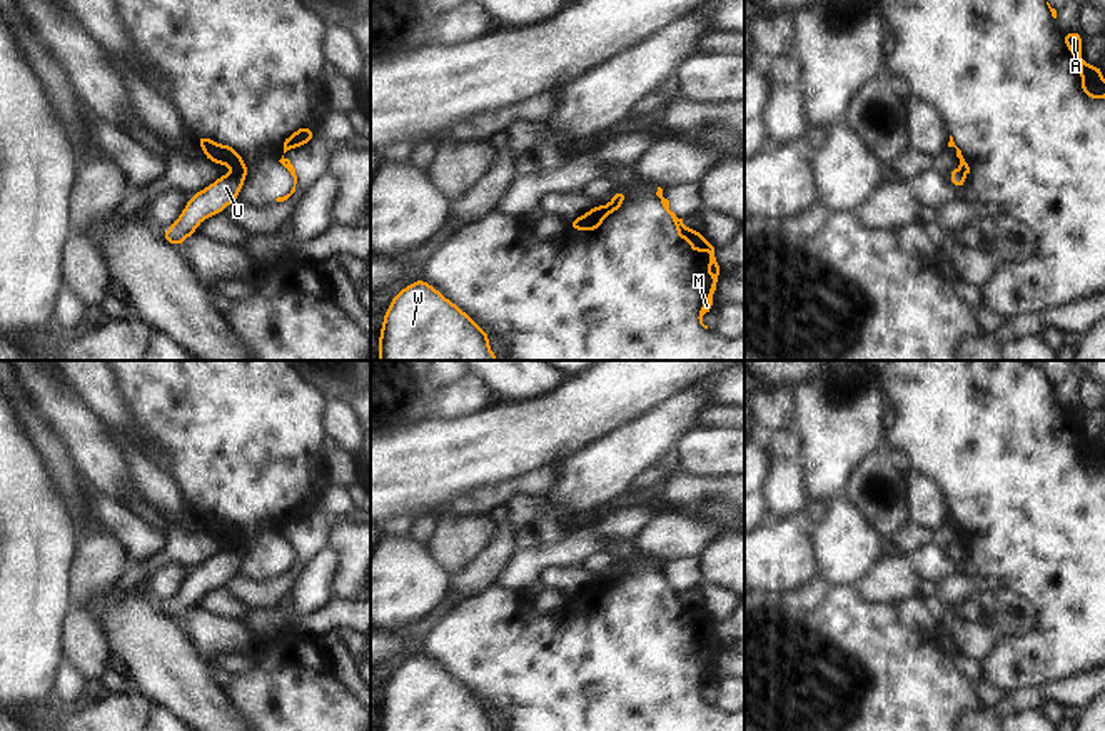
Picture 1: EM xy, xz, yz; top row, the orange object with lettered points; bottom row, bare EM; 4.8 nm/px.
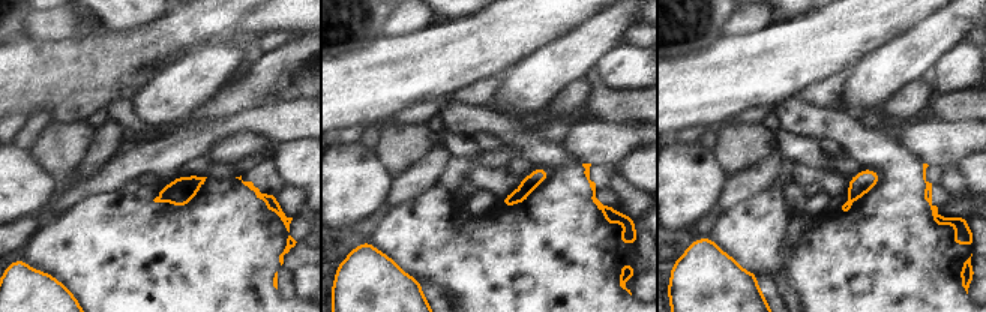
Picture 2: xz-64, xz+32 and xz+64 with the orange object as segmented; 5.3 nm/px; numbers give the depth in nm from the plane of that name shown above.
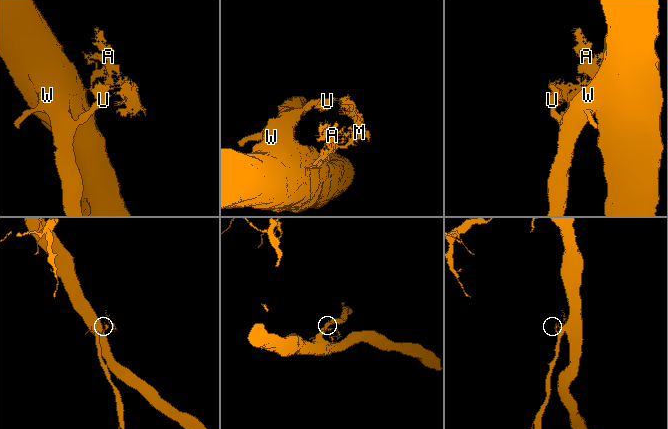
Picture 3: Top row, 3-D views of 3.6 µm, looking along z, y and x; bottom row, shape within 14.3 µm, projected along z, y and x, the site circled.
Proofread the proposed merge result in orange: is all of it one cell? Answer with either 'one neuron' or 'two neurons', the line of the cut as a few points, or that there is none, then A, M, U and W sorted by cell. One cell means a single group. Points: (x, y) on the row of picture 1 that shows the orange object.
two neurons; cut in xz along (621, 202), (608, 206); A M / U W

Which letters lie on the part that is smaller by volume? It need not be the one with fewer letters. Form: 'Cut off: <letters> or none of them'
Cut off: A, M

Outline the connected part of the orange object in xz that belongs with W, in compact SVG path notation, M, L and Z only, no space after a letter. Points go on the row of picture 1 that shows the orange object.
M424 279L392 297L379 339L379 360L499 360L489 349L489 334Z

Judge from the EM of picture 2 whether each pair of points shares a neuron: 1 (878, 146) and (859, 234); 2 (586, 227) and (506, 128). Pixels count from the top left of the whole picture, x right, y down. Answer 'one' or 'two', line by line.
1: one
2: one

